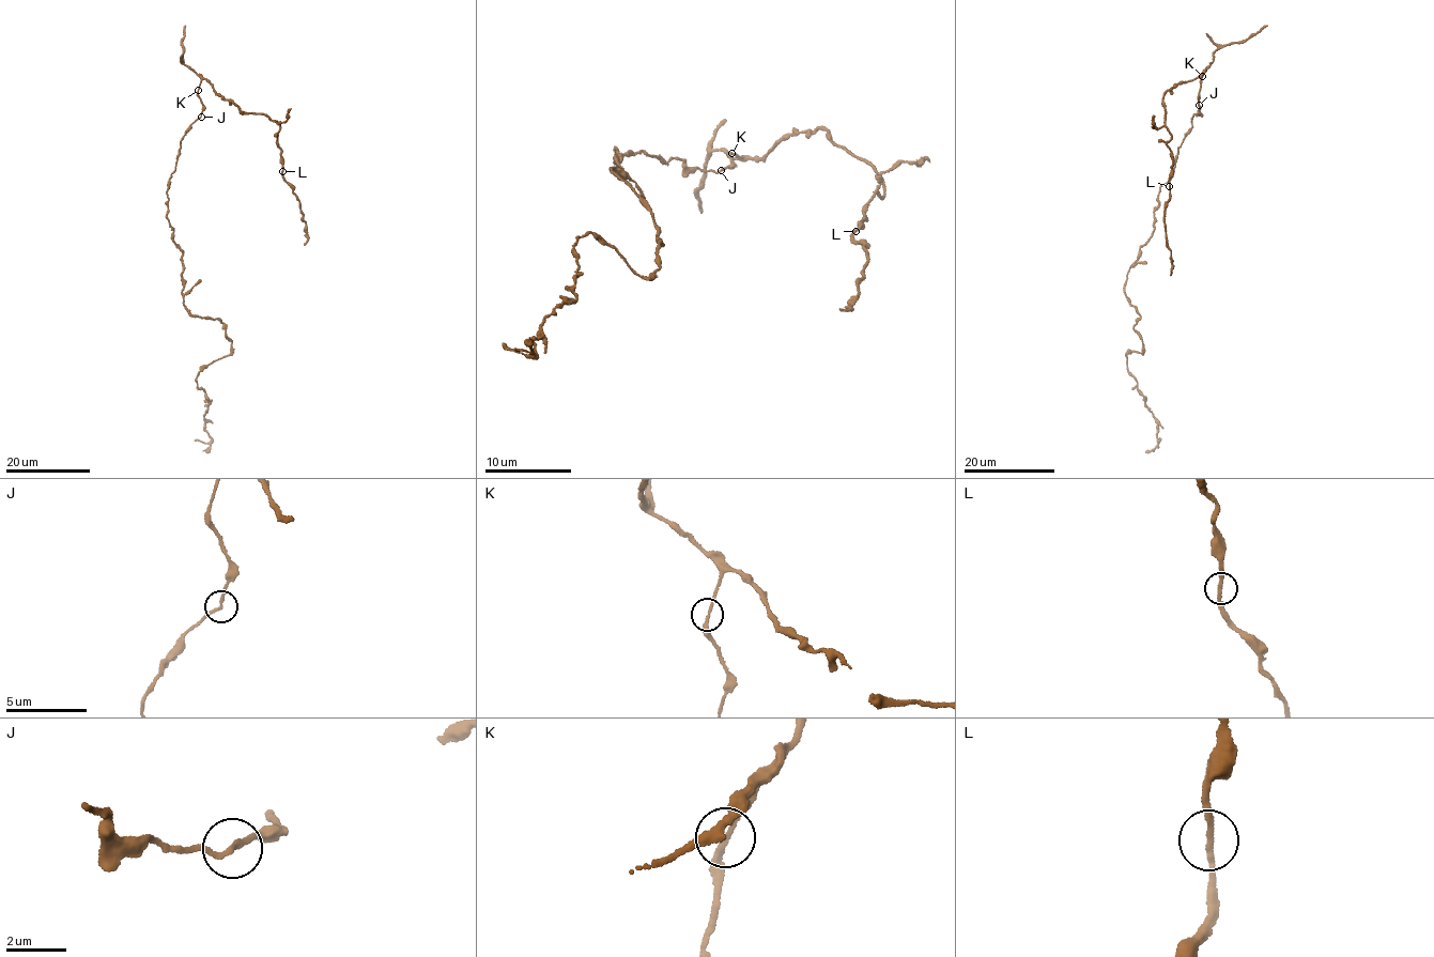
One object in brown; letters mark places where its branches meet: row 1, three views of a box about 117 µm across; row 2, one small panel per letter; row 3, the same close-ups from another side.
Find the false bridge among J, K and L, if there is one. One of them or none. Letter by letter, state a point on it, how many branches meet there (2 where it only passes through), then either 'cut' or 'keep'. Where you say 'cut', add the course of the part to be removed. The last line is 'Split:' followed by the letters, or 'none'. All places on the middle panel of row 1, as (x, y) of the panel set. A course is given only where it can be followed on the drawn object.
J: at (721, 170); 2 branches meet; keep
K: at (731, 153); 2 branches meet; keep
L: at (856, 231); 2 branches meet; keep
Split: none

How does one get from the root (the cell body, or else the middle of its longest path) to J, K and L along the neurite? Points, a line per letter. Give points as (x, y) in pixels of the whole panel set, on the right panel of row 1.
J: (1176, 160), (1178, 147), (1191, 127), (1191, 118), (1198, 113), (1198, 105)
K: (1176, 160), (1178, 147), (1191, 127), (1192, 117), (1200, 108), (1202, 76)
L: (1176, 160), (1200, 108), (1206, 67), (1163, 95), (1163, 121), (1171, 136), (1167, 143), (1172, 163), (1169, 186)

